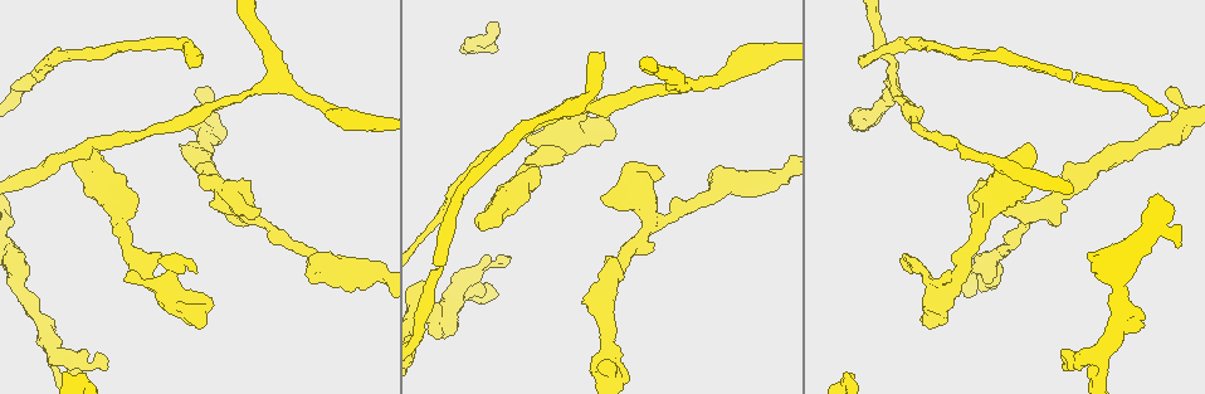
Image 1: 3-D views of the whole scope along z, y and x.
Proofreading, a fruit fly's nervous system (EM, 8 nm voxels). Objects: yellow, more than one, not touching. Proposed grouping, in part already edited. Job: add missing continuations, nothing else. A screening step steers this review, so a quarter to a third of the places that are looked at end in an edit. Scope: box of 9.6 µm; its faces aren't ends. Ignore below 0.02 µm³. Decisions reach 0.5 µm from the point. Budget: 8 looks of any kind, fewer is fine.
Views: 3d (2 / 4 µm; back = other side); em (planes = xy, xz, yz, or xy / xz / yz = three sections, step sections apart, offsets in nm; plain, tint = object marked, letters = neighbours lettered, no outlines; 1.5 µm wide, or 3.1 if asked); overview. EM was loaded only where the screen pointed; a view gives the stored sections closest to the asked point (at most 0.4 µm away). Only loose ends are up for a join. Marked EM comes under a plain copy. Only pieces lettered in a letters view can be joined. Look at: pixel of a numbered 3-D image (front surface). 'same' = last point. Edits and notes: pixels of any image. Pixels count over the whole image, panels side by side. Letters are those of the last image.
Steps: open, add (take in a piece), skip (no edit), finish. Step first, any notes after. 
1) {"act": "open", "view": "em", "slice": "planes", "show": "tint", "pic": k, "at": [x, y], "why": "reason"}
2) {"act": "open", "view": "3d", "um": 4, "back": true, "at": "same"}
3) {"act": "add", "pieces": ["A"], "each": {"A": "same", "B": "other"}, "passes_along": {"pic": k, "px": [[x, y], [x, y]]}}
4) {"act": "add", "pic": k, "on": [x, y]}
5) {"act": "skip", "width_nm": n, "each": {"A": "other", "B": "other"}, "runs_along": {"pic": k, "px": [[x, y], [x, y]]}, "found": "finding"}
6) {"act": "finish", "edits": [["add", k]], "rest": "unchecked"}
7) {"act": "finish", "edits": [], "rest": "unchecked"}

{"act": "open", "view": "em", "slice": "xz", "step": 8, "show": "tint", "pic": 1, "at": [1054, 225], "why": "branch stops here"}

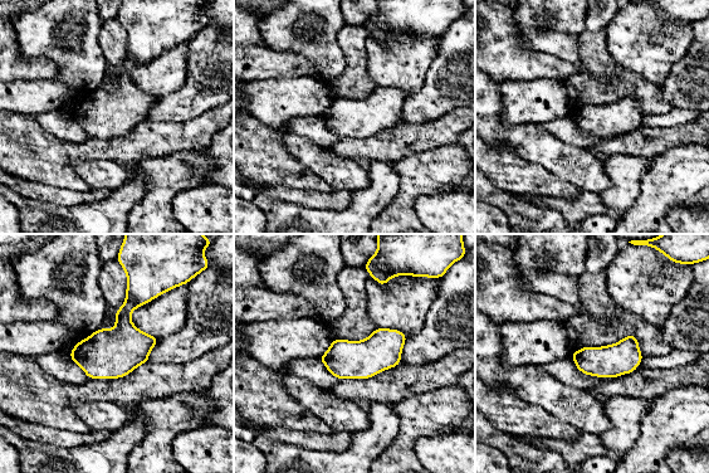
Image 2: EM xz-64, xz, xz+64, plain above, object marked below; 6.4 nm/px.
{"act": "open", "view": "em", "slice": "xz", "step": 8, "show": "letters", "at": "same"}

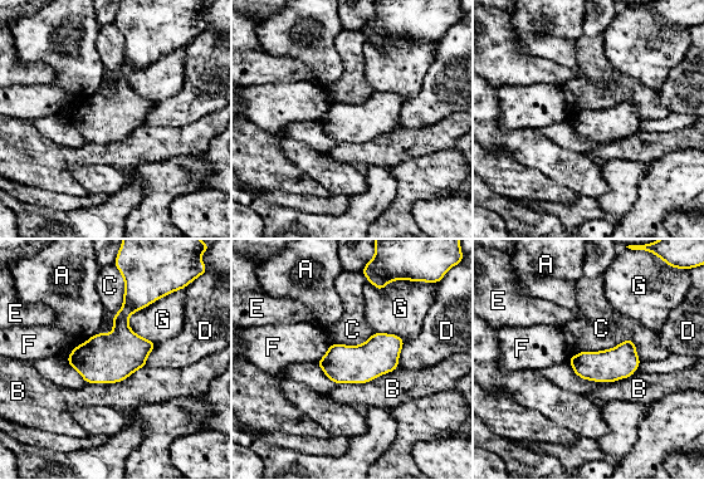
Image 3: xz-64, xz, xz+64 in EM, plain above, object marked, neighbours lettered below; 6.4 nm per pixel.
{"act": "skip", "each": {"A": "other", "B": "other", "C": "other", "D": "other", "E": "other", "F": "other", "G": "other"}, "found": "no lettered piece goes on from it"}

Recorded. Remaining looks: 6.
{"act": "open", "view": "em", "slice": "xz", "step": 8, "show": "letters", "pic": 1, "at": [1103, 380], "why": "branch stops here"}

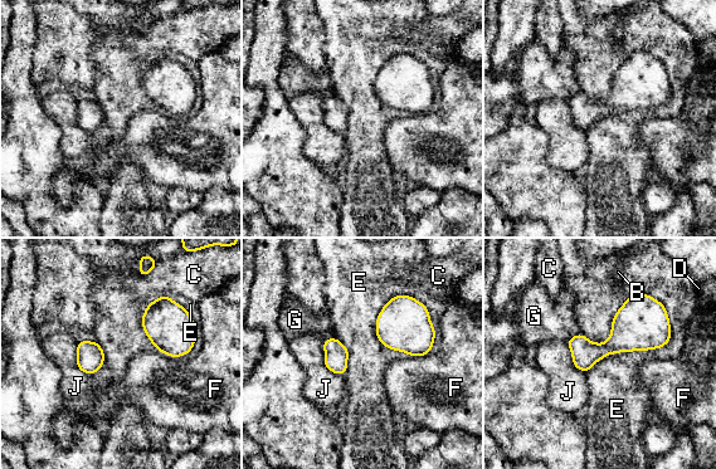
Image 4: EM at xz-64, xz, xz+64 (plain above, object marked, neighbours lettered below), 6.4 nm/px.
{"act": "skip", "each": {"B": "other", "C": "other", "D": "other", "E": "other", "F": "other", "G": "other", "J": "other"}, "border": {"pic": 4, "px": [[665, 306], [665, 345], [585, 372]]}, "found": "none of them fits"}

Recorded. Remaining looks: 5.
{"act": "open", "view": "em", "slice": "planes", "show": "letters", "pic": 1, "at": [134, 193], "why": "stops while still wide"}

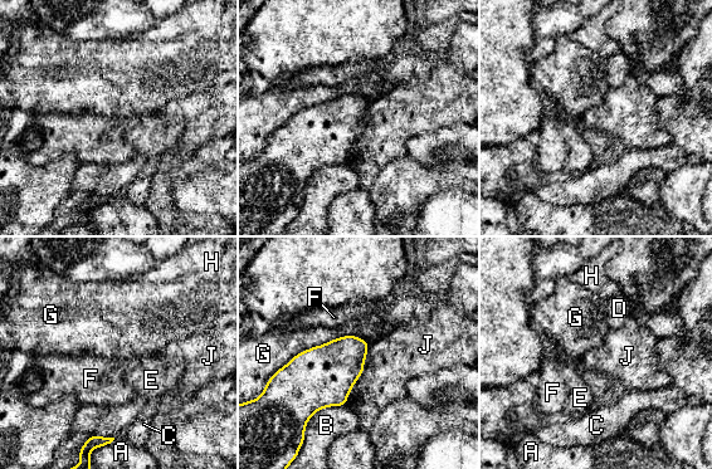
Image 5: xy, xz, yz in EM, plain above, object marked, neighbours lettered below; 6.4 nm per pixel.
{"act": "skip", "longest_contact_nm": ["G", 650], "each": {"A": "other", "B": "other", "C": "other", "D": "other", "E": "other", "F": "other", "G": "other", "H": "other", "J": "other"}, "border": {"pic": 5, "px": [[370, 345], [364, 371], [345, 404]]}, "found": "no lettered piece goes on from it"}

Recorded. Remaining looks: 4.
{"act": "finish", "edits": [], "rest": "unchecked"}

